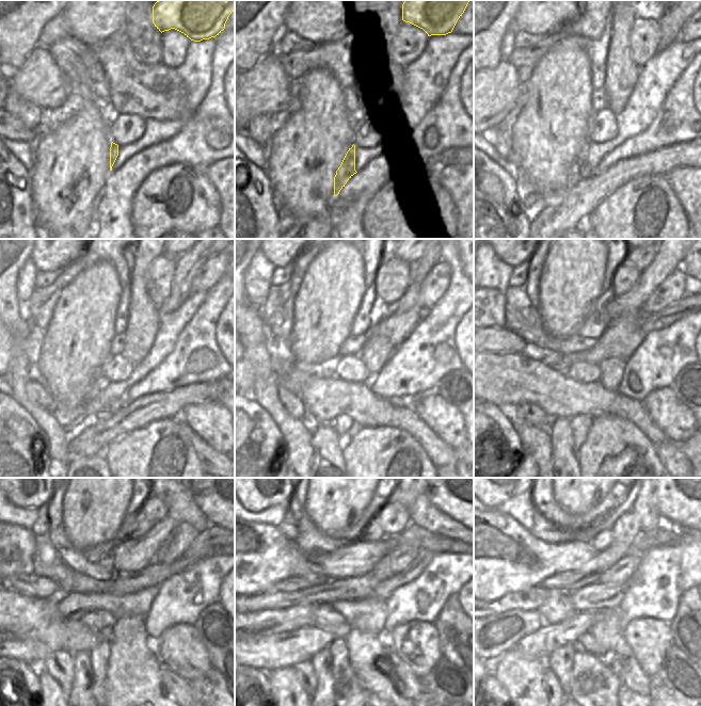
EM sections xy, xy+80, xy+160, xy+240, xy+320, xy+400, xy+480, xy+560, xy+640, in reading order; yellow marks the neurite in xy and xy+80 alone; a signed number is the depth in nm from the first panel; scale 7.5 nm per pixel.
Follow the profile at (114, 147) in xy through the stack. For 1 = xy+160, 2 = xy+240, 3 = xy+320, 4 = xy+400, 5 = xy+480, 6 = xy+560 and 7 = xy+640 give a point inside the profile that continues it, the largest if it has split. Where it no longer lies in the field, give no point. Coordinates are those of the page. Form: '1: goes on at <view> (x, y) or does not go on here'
1: goes on at xy+160 (579, 171)
2: goes on at xy+240 (102, 415)
3: goes on at xy+320 (344, 426)
4: goes on at xy+400 (580, 423)
5: goes on at xy+480 (99, 655)
6: goes on at xy+560 (348, 693)
7: goes on at xy+640 (594, 687)

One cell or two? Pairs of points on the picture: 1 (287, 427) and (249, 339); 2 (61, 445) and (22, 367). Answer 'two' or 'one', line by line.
1: one
2: one

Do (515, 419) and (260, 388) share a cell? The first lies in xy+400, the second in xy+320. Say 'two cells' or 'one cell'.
one cell

